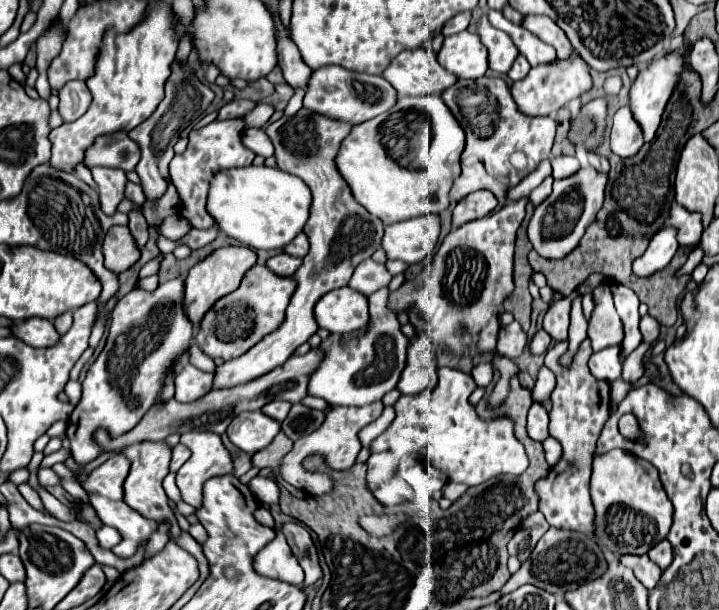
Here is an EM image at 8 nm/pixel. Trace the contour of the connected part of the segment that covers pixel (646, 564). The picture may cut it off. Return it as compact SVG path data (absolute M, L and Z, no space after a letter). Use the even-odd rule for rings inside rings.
M622 555L620 561L636 573L636 577L642 581L642 585L646 589L654 589L658 585L658 581L662 577L662 569L656 567L648 555L640 555L640 557L638 555Z

